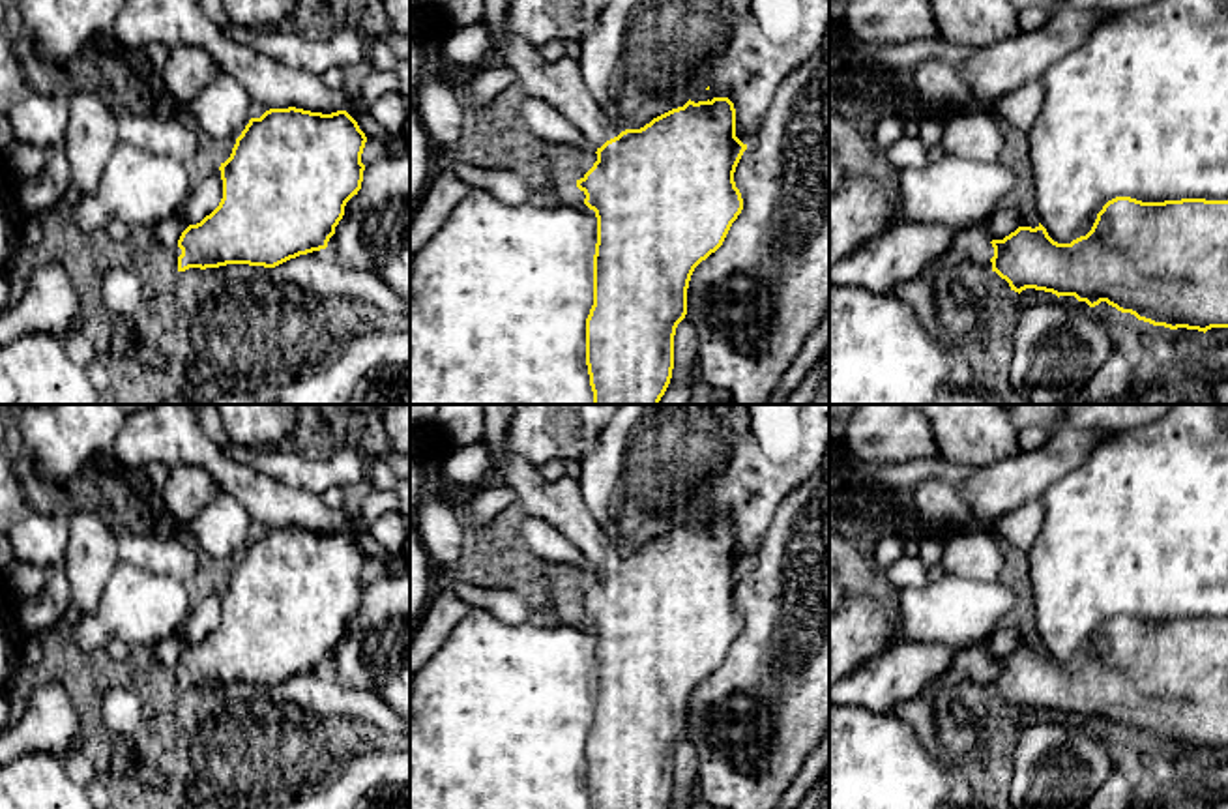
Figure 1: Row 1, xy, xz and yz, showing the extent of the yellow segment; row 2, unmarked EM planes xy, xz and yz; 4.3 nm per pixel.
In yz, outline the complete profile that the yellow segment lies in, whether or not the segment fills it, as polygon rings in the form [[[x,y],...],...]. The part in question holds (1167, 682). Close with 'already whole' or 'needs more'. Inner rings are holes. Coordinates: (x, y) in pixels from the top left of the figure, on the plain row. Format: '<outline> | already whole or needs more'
[[[1116,616],[1108,620],[1097,633],[1091,650],[1071,663],[1054,661],[1046,648],[1039,642],[1035,648],[1018,646],[1003,659],[988,659],[987,648],[960,650],[951,665],[923,691],[921,697],[895,706],[893,715],[906,723],[917,740],[942,764],[947,766],[951,785],[945,798],[947,809],[962,809],[975,798],[973,781],[949,758],[947,749],[942,747],[936,732],[934,697],[943,687],[957,687],[958,684],[985,684],[992,682],[992,691],[1005,699],[1015,712],[1026,708],[1052,712],[1060,715],[1074,715],[1089,727],[1106,721],[1121,732],[1131,732],[1138,740],[1170,749],[1187,747],[1207,751],[1211,747],[1228,747],[1228,620],[1181,618],[1164,622],[1142,622],[1131,616]]] | needs more

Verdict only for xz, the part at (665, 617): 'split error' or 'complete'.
split error

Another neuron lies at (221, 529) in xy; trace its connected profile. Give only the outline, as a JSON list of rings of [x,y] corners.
[[[221,491],[191,521],[178,522],[176,532],[183,534],[200,552],[232,560],[249,543],[251,526],[253,519],[247,509],[234,496]]]

